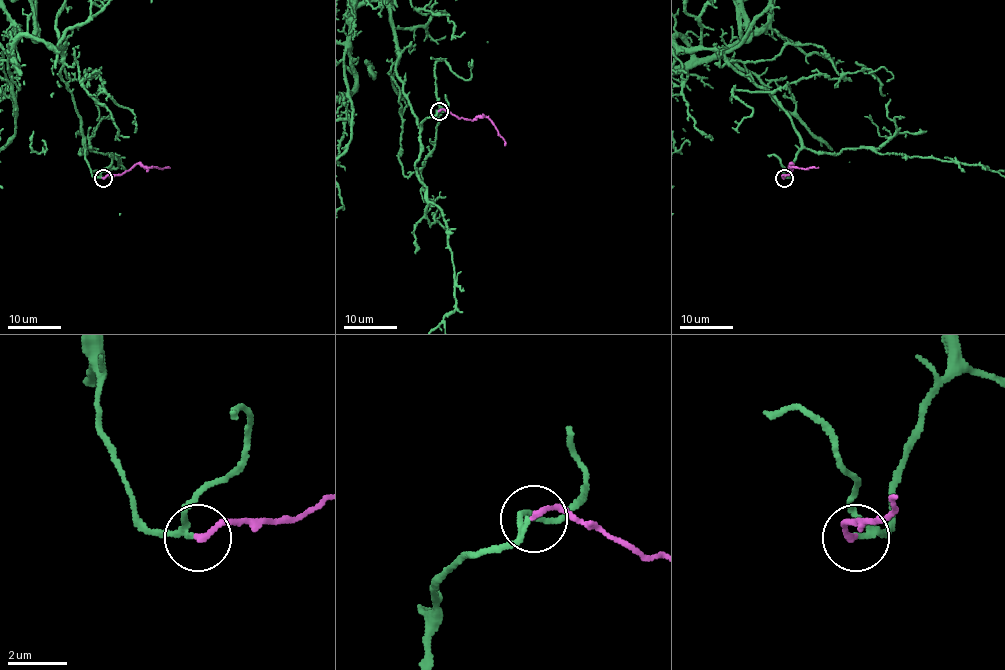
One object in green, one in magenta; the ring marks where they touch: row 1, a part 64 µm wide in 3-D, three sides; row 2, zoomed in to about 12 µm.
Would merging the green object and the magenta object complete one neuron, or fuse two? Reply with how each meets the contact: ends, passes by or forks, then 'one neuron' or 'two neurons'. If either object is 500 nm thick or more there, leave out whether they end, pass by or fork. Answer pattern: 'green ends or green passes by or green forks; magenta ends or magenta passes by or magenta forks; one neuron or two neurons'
green passes by; magenta ends; one neuron

